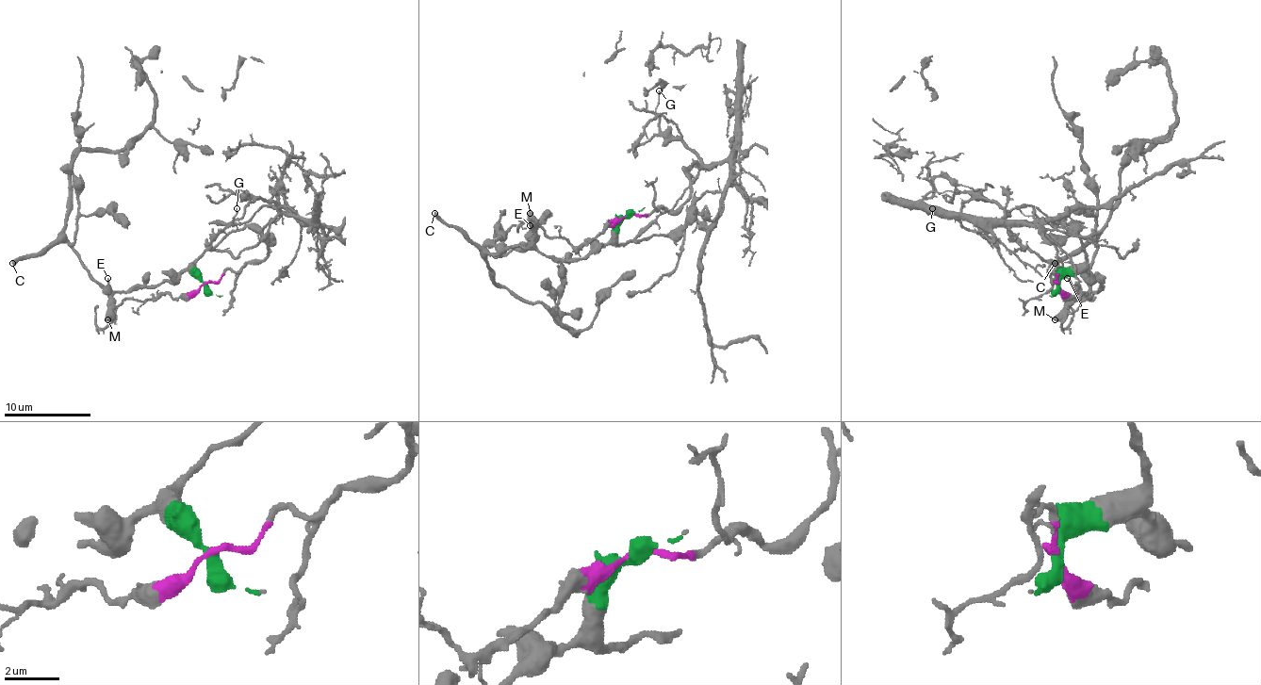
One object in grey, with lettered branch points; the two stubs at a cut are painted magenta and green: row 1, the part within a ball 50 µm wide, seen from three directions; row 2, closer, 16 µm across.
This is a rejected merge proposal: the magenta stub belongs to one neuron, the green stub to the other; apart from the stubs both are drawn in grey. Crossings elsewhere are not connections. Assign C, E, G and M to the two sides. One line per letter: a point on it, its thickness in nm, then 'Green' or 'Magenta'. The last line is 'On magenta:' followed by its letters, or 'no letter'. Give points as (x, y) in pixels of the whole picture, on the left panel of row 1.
C: Place: (12, 263). Thickness 400 nm. Green
E: Place: (107, 278). Thickness 170 nm. Green
G: Place: (237, 208). Thickness 130 nm. Magenta
M: Place: (107, 319). Thickness 600 nm. Green
On magenta: G

